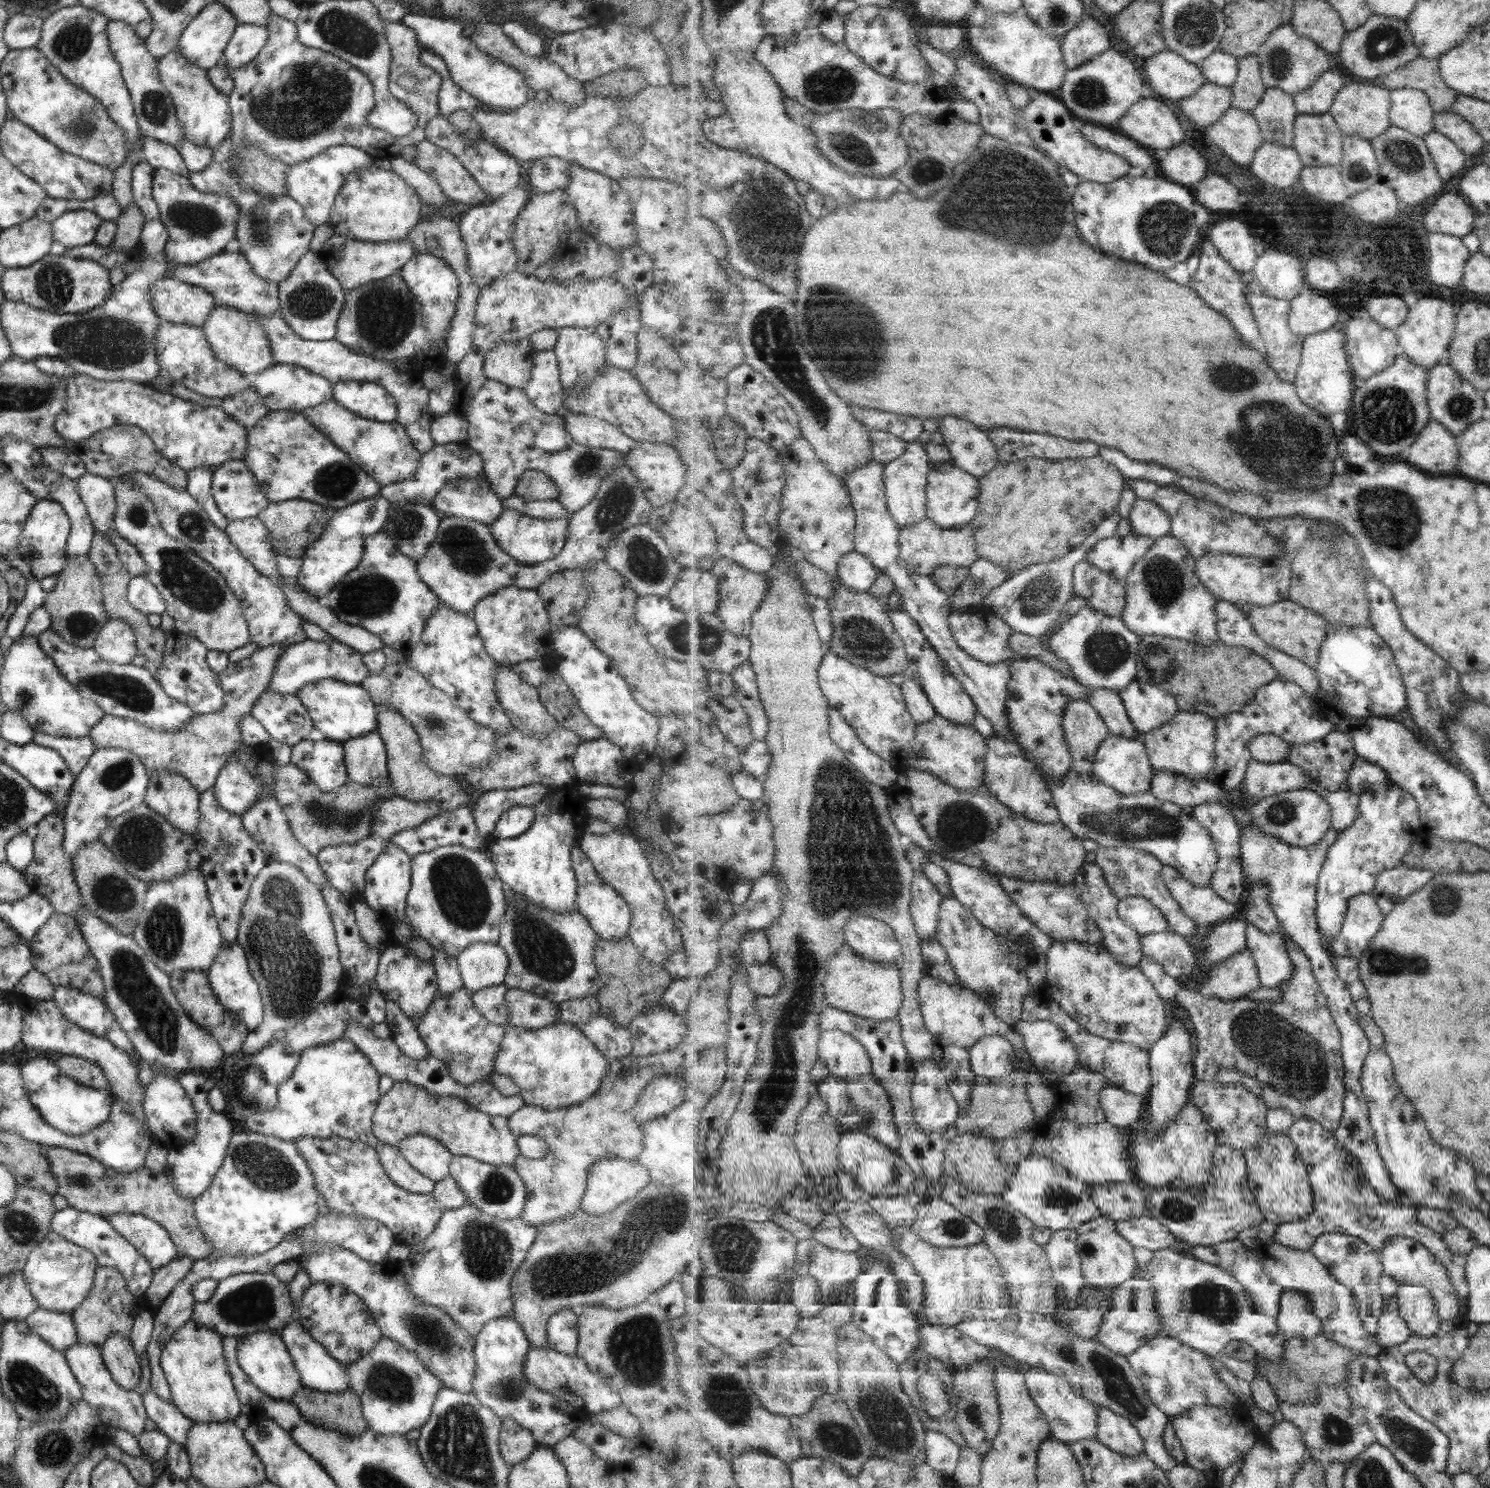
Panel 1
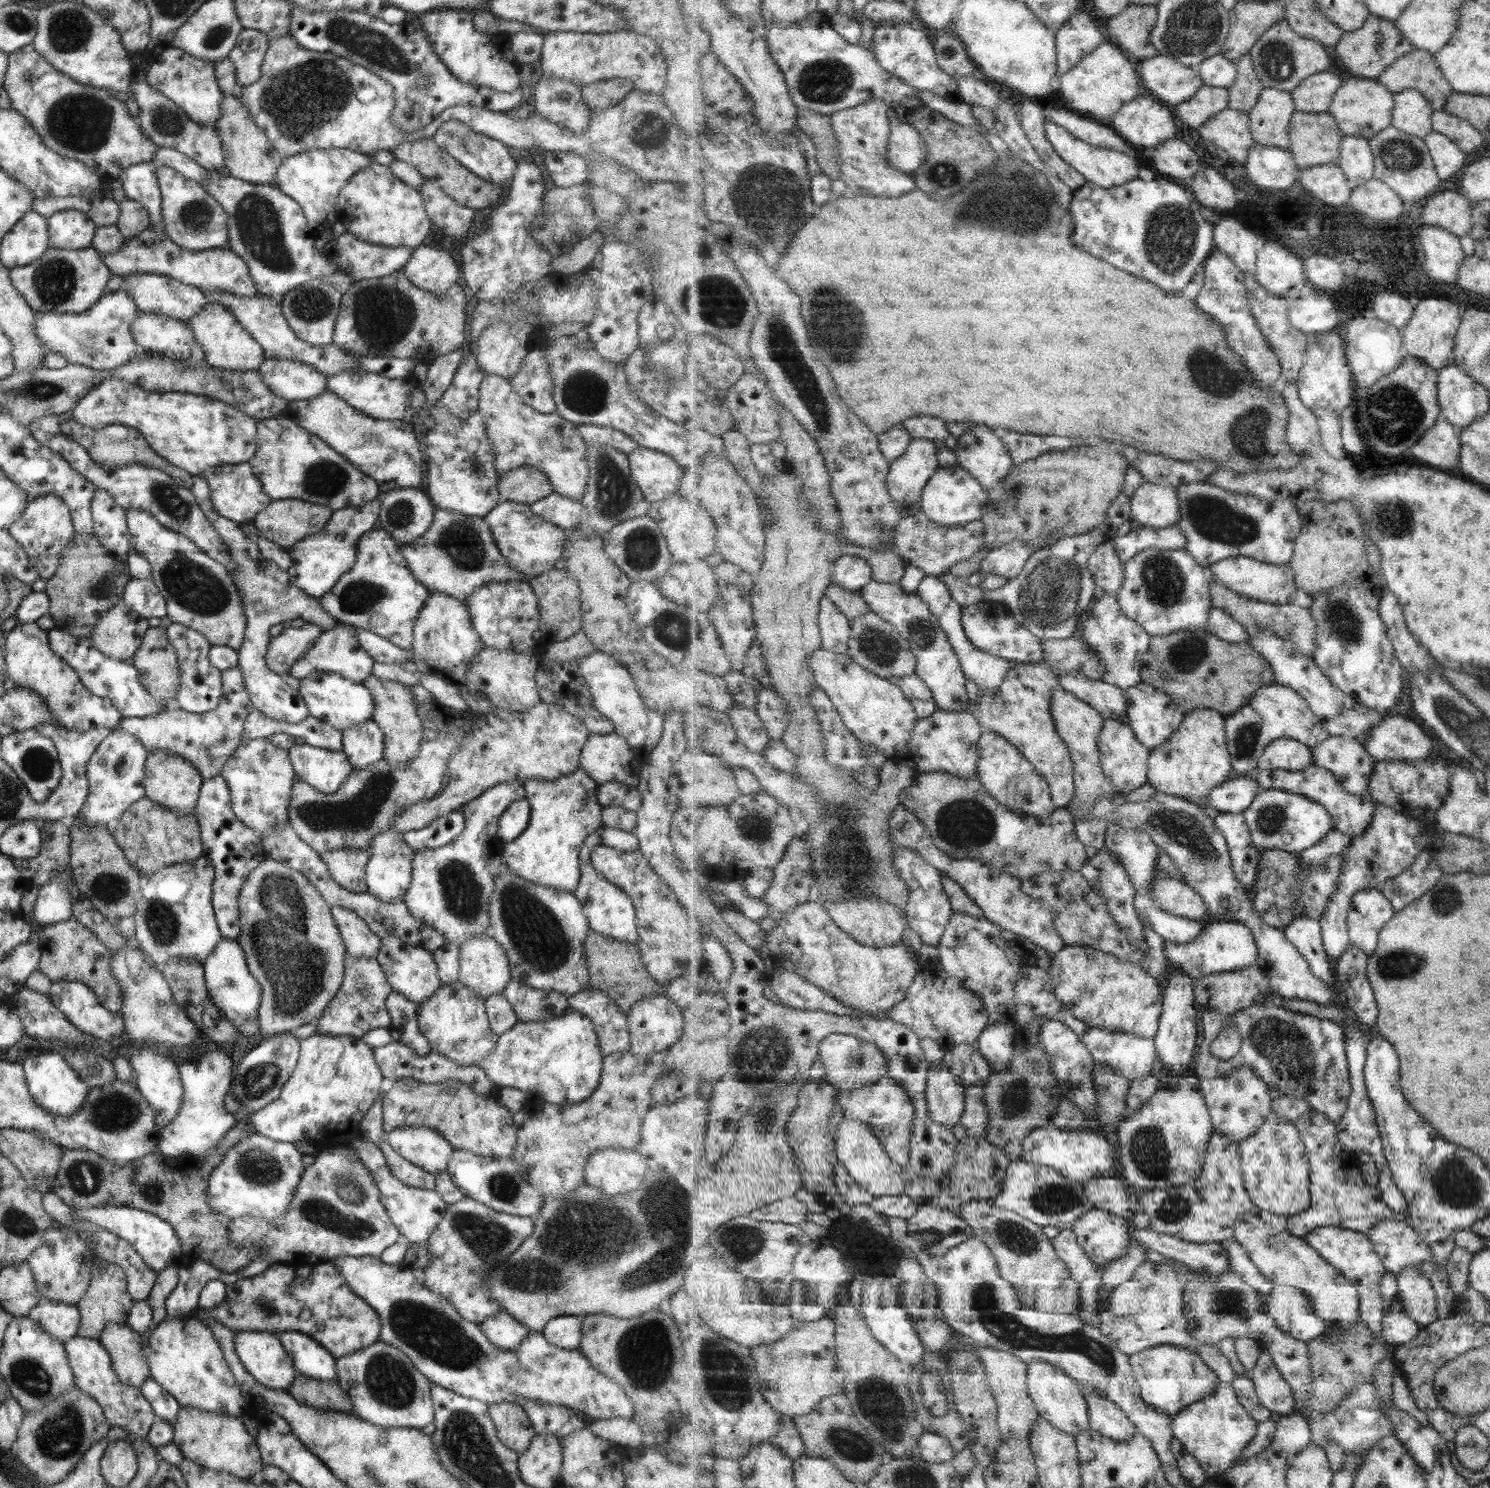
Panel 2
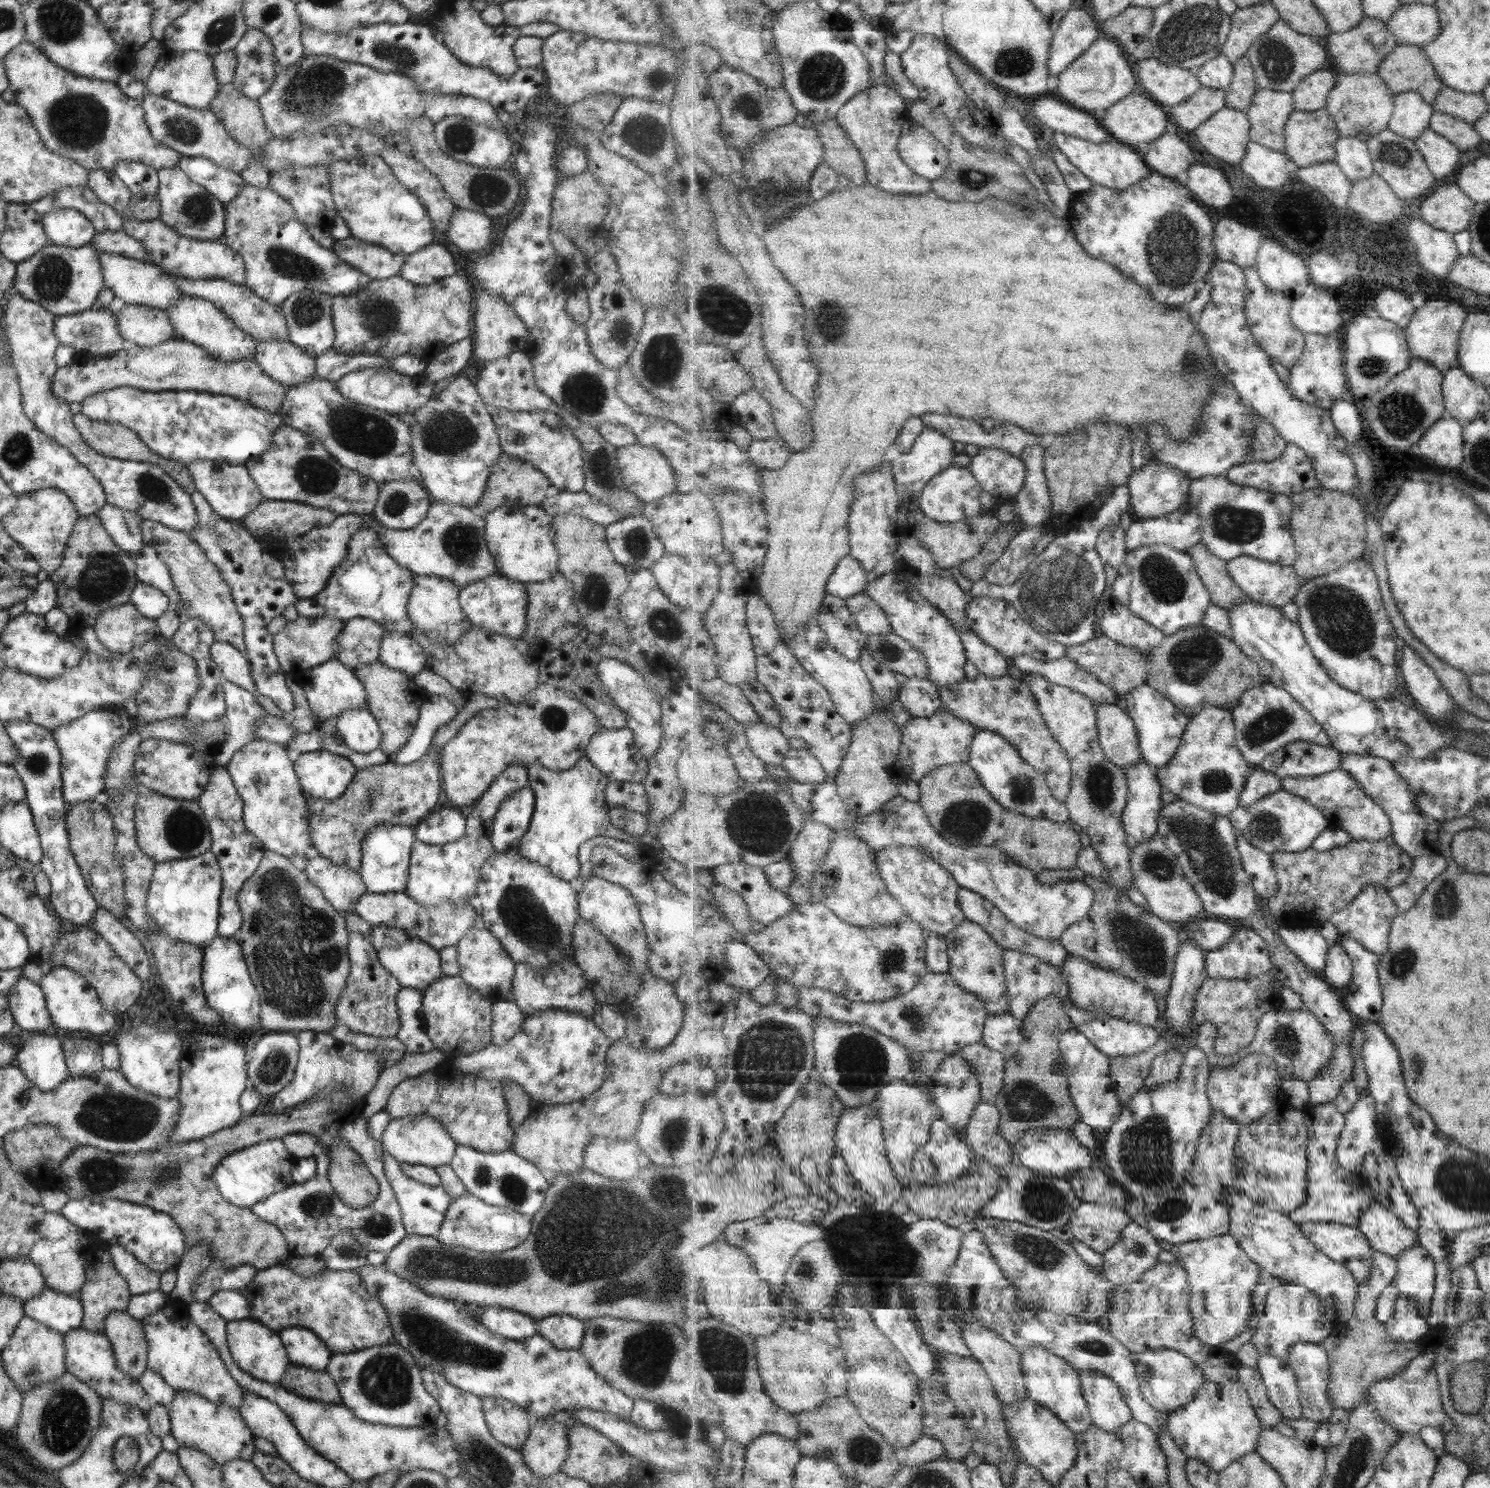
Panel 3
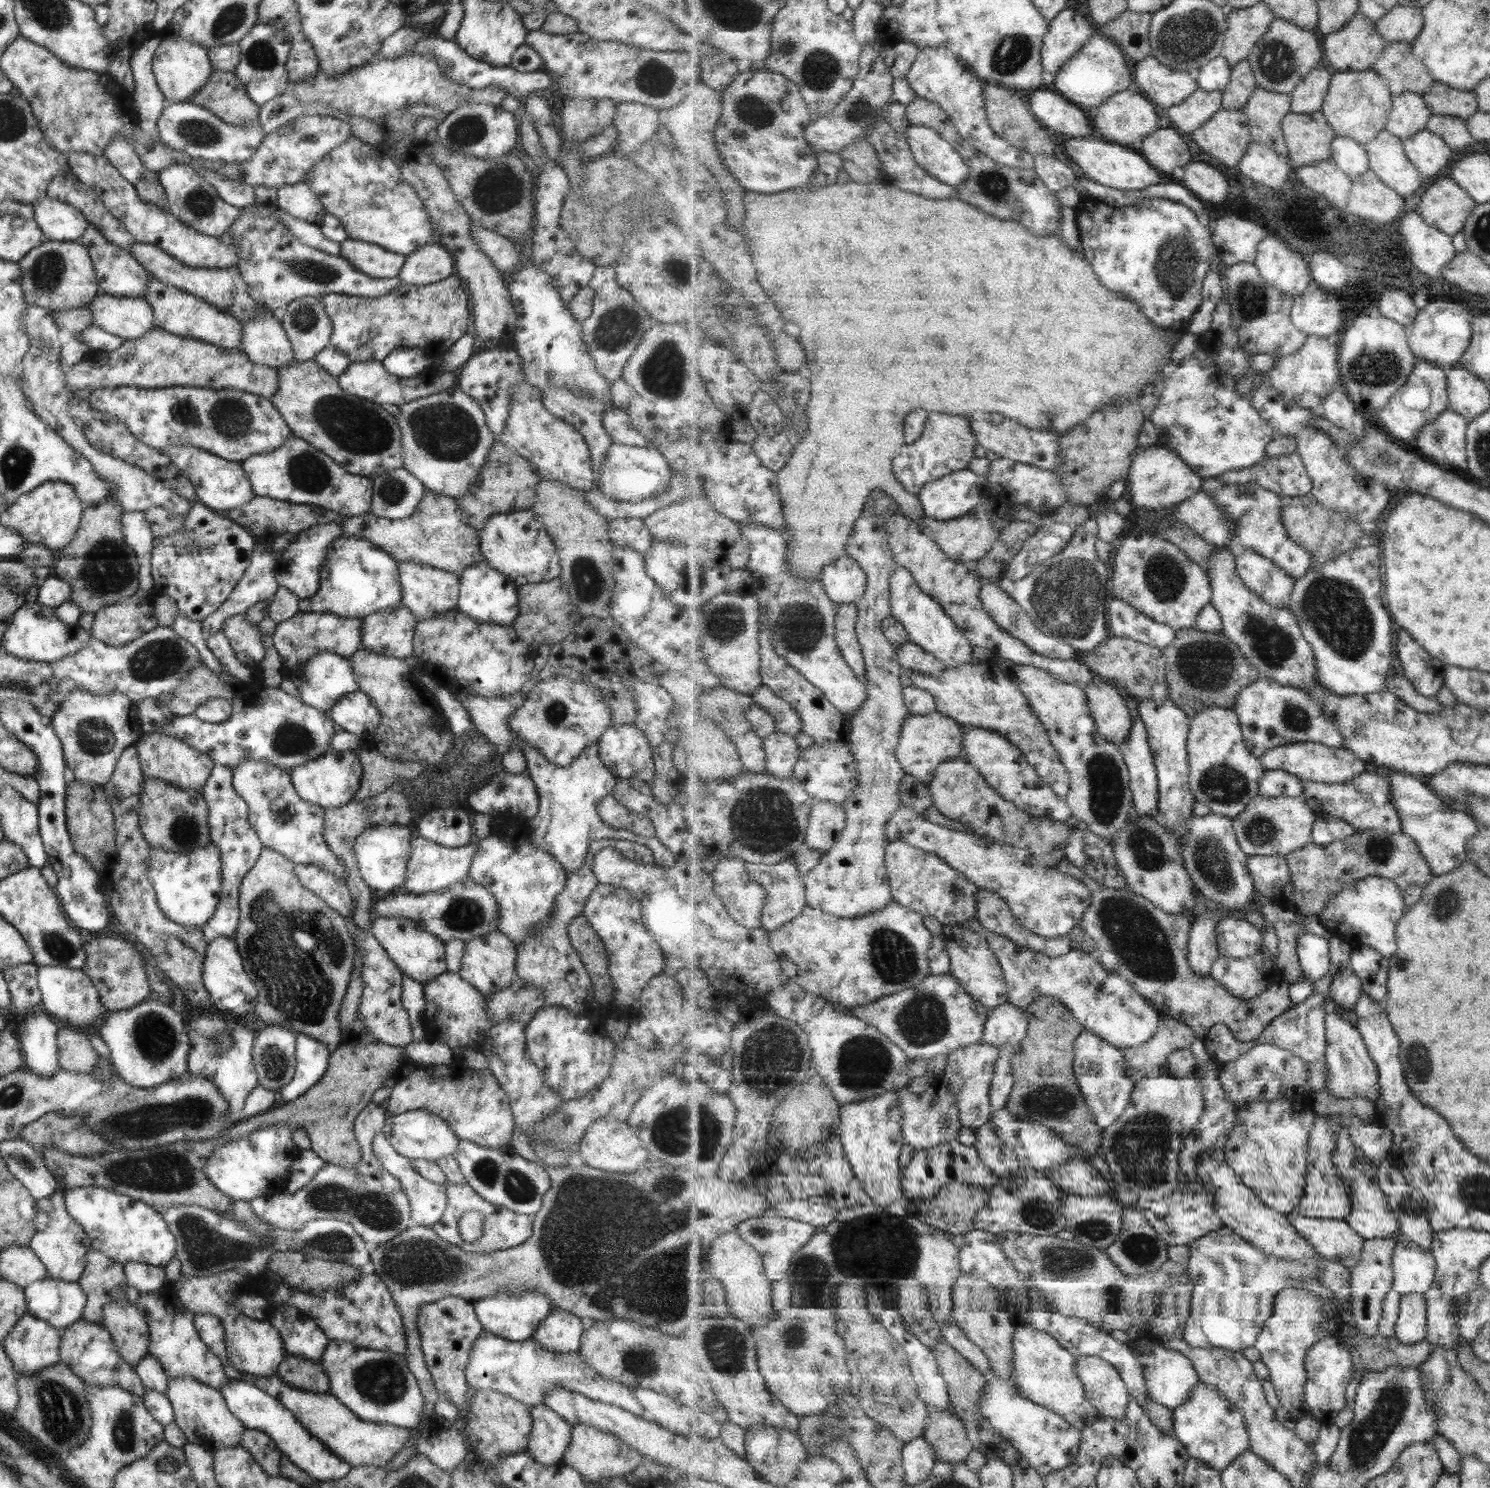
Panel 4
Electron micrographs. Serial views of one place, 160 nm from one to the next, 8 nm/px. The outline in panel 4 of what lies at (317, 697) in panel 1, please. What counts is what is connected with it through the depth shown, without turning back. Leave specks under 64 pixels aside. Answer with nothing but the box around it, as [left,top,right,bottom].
[291,652,358,712]

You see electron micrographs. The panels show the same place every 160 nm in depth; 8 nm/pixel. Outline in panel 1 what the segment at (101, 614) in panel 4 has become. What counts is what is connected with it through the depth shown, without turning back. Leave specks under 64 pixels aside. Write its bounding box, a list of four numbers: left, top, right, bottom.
[92,618,138,664]

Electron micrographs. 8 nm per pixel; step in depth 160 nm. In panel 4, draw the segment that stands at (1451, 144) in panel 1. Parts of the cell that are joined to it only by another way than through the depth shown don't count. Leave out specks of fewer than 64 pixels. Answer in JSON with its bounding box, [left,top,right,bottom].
[1404,128,1454,176]

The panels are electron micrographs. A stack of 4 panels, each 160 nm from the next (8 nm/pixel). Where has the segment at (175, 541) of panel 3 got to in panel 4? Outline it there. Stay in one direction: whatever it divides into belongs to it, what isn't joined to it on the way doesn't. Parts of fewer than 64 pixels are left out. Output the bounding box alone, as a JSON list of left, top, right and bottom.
[220,613,263,665]

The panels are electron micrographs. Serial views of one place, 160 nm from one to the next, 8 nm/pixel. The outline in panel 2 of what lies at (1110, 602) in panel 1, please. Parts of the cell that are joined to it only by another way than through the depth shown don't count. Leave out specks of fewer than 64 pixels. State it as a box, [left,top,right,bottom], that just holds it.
[1090,539,1126,595]

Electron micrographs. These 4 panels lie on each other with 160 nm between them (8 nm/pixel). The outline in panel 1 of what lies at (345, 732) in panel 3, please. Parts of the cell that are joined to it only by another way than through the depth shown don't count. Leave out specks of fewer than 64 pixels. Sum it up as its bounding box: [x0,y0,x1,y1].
[340,731,386,787]

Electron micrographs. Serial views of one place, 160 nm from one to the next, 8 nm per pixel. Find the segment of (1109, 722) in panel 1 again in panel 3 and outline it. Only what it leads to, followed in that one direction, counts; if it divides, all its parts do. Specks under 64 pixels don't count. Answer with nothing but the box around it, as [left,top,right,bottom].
[1009,655,1117,707]

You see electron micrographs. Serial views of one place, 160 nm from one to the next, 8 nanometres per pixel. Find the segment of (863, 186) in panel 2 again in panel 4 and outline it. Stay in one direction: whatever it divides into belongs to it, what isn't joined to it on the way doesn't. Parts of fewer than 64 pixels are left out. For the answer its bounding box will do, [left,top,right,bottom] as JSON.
[866,101,958,198]

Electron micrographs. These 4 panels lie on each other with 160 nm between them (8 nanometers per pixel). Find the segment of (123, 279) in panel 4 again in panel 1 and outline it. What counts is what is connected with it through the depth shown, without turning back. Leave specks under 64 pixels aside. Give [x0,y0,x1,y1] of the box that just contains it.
[149,275,215,329]

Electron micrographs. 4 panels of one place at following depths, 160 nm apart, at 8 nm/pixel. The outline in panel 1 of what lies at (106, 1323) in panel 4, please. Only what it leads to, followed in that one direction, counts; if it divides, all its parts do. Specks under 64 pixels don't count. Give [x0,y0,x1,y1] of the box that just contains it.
[100,1334,140,1390]

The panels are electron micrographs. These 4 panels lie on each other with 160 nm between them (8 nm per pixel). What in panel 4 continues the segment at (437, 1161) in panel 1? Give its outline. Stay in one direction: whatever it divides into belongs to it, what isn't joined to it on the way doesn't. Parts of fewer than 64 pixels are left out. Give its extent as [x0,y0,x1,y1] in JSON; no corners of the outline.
[381,1109,459,1162]

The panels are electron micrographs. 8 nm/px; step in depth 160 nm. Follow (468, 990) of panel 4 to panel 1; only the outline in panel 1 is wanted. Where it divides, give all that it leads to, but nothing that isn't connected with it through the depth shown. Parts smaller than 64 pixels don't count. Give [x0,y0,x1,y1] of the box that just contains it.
[416,988,504,1085]

